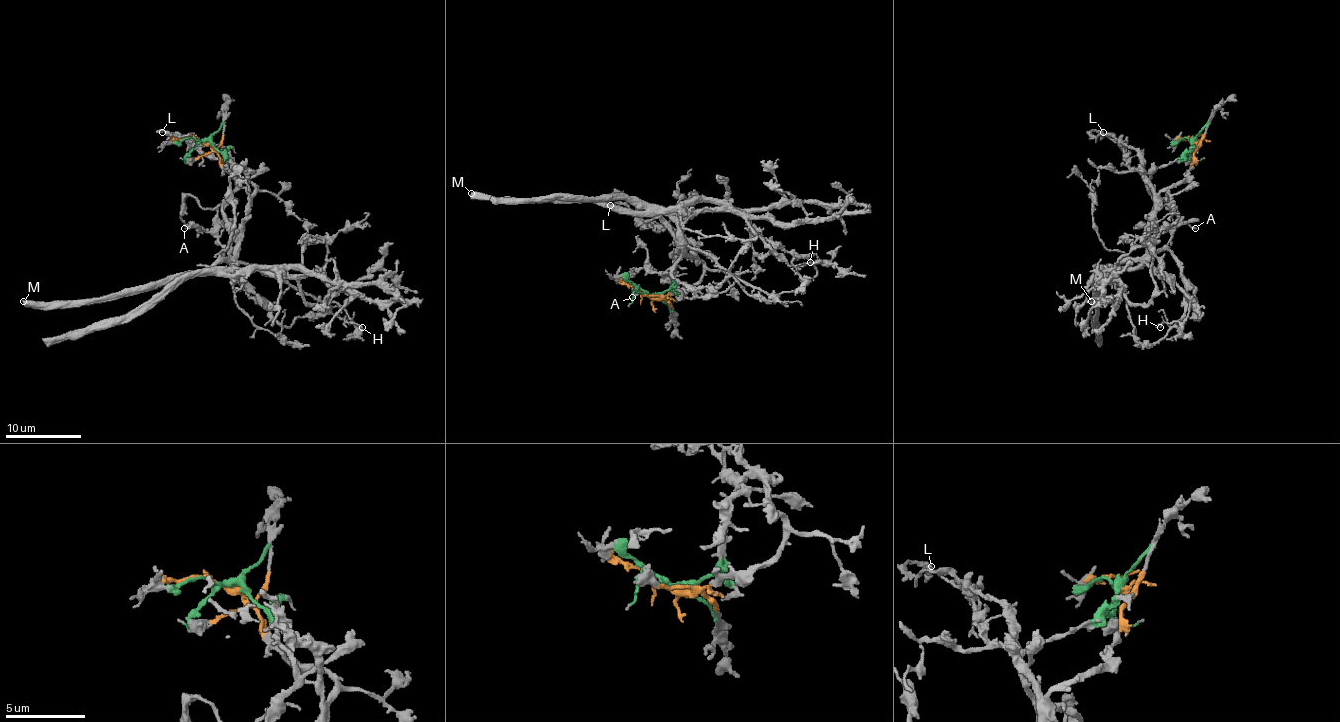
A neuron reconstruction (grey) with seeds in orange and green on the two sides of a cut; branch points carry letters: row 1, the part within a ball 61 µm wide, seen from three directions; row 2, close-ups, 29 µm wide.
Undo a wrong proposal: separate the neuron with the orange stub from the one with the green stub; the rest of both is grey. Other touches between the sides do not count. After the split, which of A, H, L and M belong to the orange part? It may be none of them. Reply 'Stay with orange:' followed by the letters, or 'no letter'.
Stay with orange: no letter

